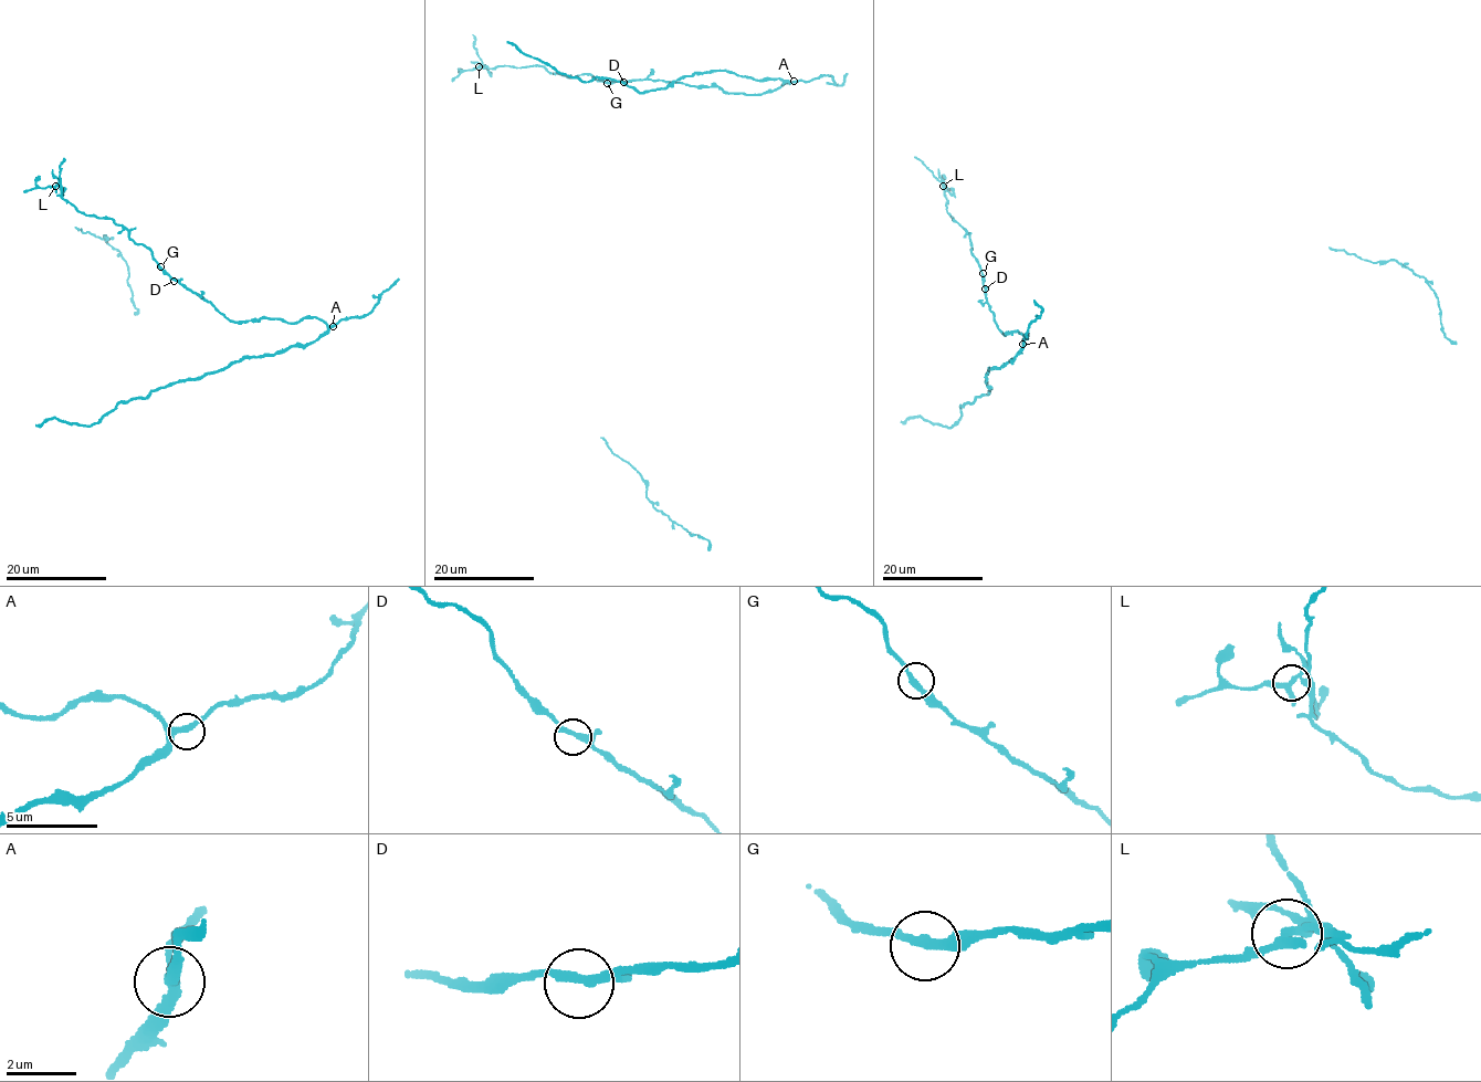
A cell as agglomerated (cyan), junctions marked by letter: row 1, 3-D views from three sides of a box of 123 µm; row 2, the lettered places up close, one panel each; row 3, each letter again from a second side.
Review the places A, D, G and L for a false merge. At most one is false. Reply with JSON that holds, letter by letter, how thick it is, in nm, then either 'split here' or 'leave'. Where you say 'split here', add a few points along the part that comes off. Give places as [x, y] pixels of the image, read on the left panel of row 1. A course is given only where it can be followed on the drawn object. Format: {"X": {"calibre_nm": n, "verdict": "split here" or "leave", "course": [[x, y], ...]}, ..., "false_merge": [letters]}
{"A": {"calibre_nm": 240, "verdict": "leave"}, "D": {"calibre_nm": 220, "verdict": "leave"}, "G": {"calibre_nm": 260, "verdict": "leave"}, "L": {"calibre_nm": 240, "verdict": "split here", "course": [[55, 187], [60, 181], [63, 158]]}, "false_merge": ["L"]}

